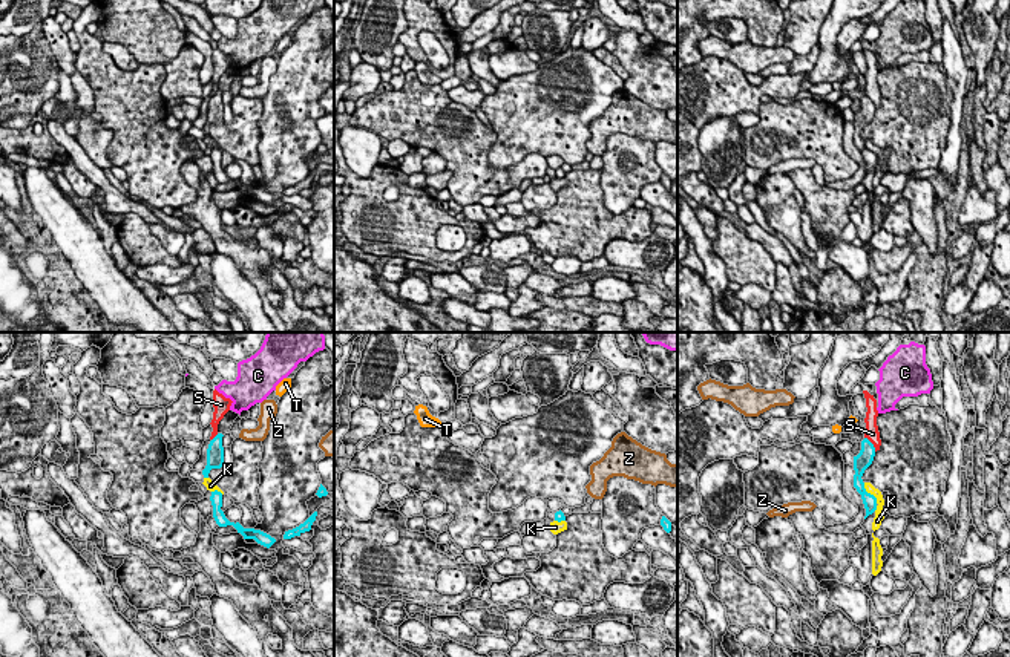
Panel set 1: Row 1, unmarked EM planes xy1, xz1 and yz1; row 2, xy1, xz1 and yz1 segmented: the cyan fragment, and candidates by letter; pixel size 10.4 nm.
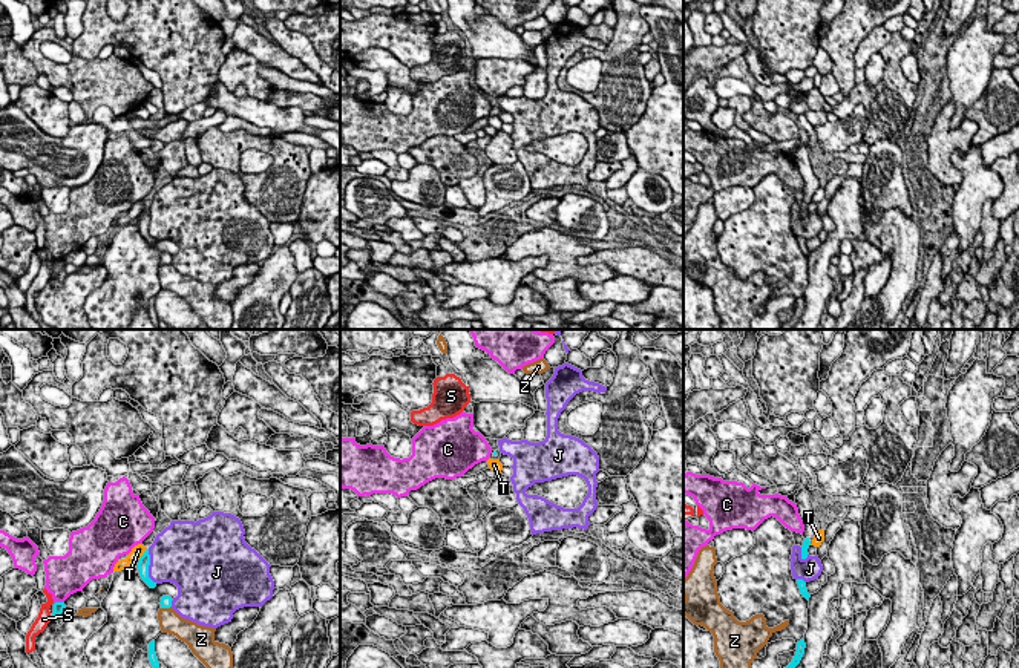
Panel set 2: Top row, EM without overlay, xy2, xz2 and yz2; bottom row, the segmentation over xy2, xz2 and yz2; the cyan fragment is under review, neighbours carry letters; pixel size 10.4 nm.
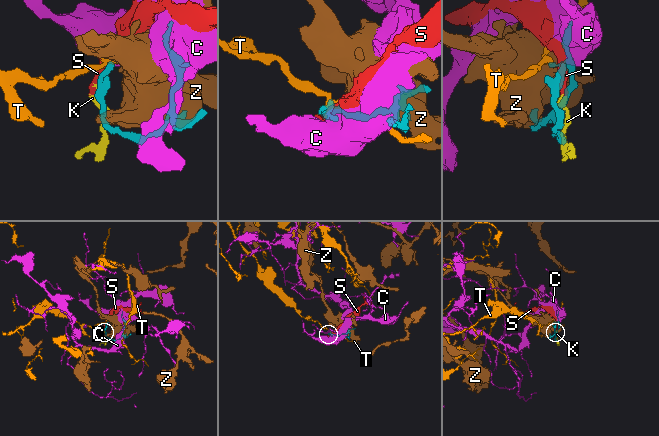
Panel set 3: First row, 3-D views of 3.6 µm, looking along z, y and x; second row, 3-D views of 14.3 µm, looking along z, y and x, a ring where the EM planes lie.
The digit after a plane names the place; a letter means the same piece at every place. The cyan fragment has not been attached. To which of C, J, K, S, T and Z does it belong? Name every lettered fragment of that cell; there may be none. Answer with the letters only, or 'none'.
none

